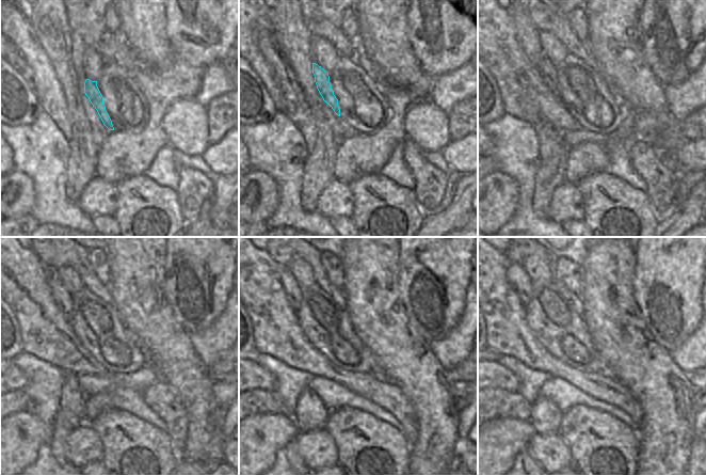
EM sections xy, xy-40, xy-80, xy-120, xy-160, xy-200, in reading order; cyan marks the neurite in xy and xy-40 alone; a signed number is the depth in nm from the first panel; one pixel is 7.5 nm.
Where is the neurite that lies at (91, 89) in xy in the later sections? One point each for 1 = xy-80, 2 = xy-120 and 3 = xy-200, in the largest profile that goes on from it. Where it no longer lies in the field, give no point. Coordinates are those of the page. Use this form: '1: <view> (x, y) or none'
1: xy-80 (546, 67)
2: xy-120 (61, 296)
3: xy-200 (520, 282)

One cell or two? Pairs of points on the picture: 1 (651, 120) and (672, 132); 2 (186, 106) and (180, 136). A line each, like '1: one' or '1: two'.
1: one
2: one

